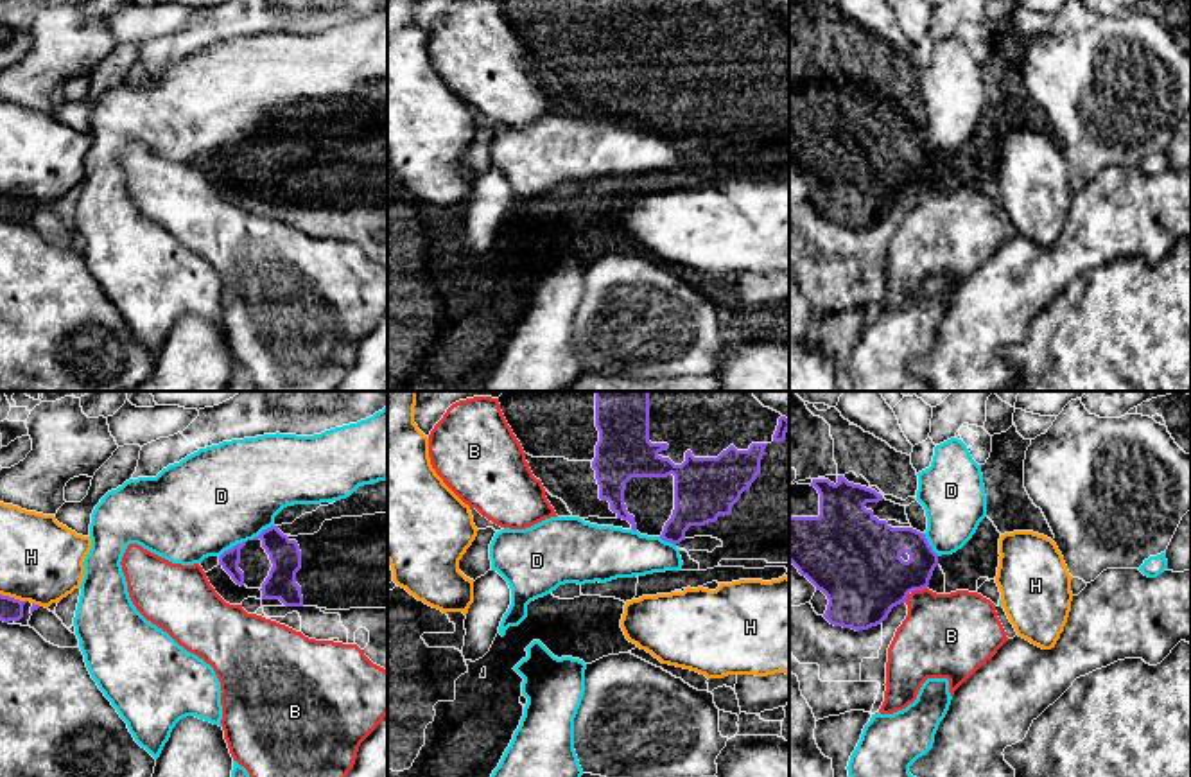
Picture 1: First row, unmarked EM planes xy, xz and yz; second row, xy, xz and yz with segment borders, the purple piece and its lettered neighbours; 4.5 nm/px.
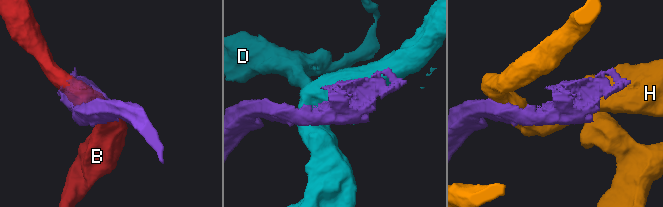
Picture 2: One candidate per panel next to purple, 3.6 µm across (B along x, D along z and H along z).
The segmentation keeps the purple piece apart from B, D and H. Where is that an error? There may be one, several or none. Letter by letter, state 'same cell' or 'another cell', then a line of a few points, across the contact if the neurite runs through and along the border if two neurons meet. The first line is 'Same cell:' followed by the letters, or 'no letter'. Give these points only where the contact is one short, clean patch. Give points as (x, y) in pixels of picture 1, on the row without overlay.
Same cell: no letter
B: another cell
D: another cell; line xy (244, 139), (228, 146), (219, 155)
H: another cell

